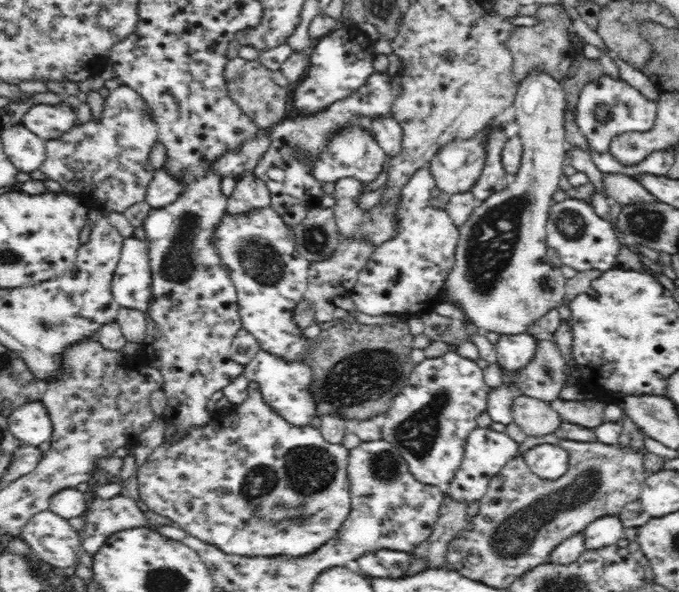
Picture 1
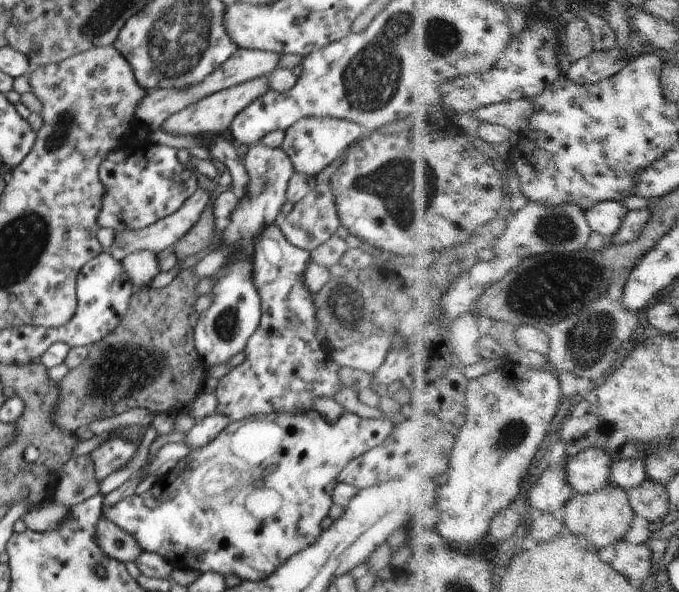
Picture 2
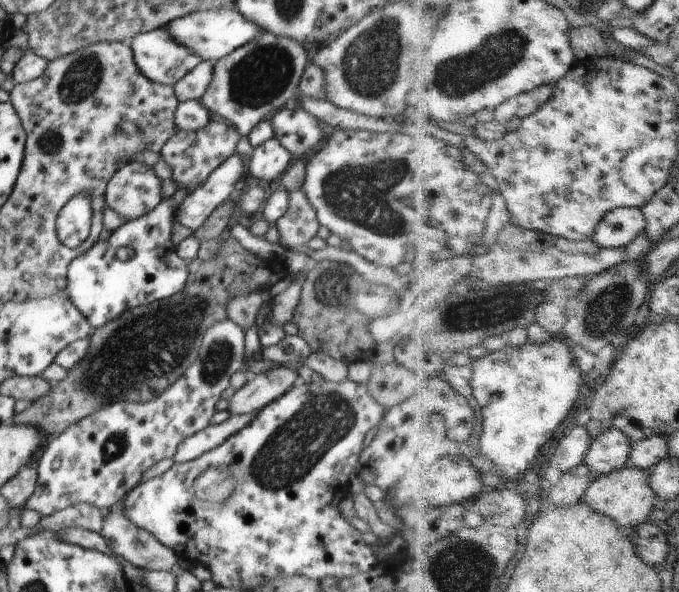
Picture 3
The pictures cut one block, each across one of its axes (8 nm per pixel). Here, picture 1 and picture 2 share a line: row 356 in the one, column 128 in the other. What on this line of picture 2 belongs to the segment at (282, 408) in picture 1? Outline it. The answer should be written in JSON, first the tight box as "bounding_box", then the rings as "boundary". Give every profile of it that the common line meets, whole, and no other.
{"bounding_box":[120,250,159,289],"boundary":[[[139,250],[124,257],[120,264],[129,281],[138,289],[154,289],[151,287],[154,276],[159,272],[158,256],[150,251]]]}

